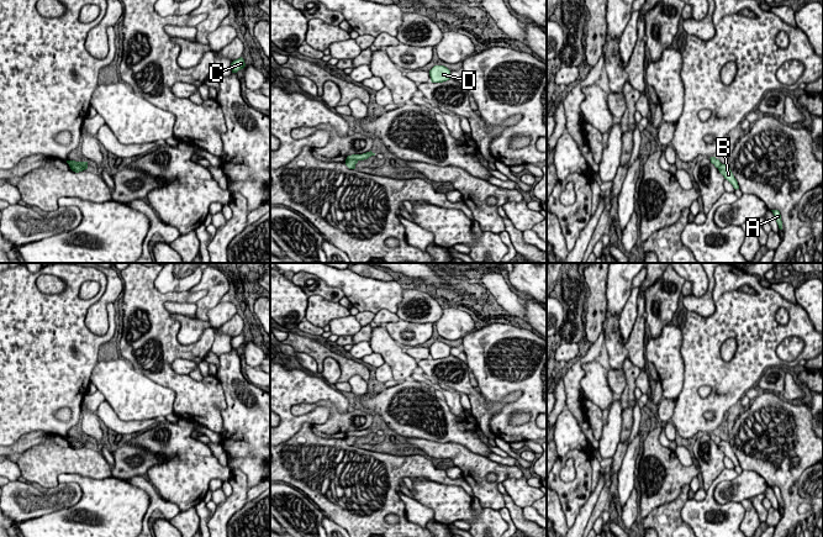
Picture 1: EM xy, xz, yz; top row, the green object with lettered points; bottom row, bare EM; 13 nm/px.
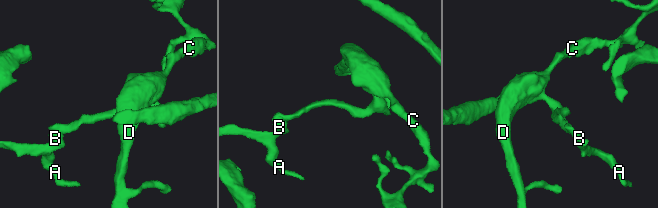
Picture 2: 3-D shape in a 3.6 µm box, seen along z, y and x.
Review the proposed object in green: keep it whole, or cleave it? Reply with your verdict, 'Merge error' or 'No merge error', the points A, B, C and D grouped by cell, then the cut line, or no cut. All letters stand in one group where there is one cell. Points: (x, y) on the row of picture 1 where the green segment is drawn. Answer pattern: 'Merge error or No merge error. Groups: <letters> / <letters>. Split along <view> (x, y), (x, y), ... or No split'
Merge error. Groups: A B / C D. Split along xy (70, 166), (80, 166), (84, 169)

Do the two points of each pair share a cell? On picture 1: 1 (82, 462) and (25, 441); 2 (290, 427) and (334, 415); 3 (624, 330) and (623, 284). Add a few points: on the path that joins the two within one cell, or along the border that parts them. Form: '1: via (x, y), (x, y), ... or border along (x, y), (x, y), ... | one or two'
1: border along (53, 435), (48, 435), (41, 442), (14, 458) | two
2: border along (301, 414), (325, 406), (330, 416) | two
3: border along (632, 289), (618, 319), (620, 335) | two

